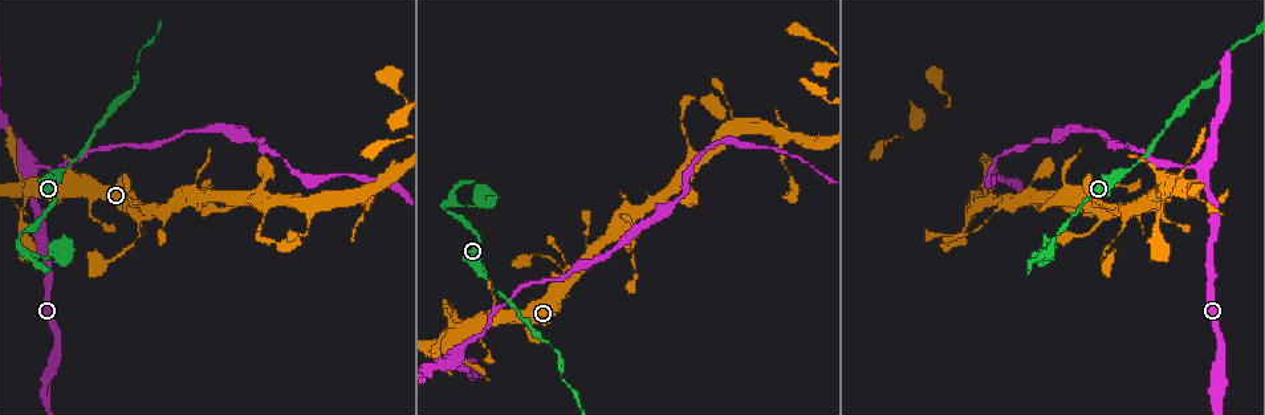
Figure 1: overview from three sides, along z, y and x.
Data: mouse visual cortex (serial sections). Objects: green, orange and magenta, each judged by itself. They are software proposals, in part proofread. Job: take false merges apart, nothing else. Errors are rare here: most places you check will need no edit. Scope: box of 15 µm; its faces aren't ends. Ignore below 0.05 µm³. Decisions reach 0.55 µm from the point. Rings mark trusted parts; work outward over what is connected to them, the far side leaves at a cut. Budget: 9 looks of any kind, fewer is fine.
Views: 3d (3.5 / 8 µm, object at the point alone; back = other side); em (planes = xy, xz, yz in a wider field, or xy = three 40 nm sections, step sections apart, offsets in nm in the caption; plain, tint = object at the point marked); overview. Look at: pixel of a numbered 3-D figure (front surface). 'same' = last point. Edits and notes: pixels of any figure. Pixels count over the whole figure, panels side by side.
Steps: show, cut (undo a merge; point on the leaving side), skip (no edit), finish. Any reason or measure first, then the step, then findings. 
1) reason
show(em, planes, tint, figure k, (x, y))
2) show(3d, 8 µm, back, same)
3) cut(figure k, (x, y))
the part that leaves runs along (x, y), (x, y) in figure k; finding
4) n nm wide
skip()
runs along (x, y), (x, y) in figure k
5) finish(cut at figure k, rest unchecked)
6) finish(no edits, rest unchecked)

sudden change in width
show(3d, 8 µm, figure 1, (1125, 218))

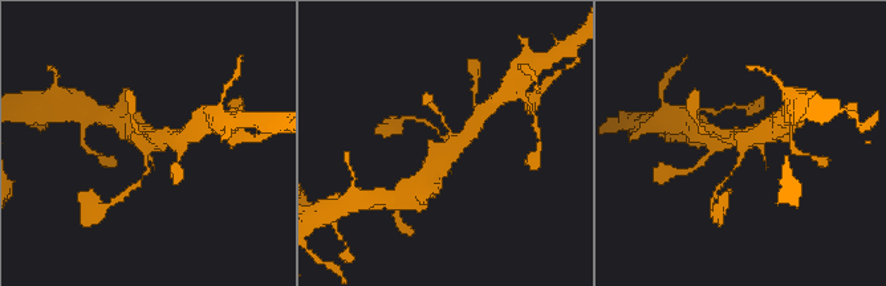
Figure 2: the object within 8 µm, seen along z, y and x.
show(3d, 3.5 µm, back, figure 2, (443, 152))

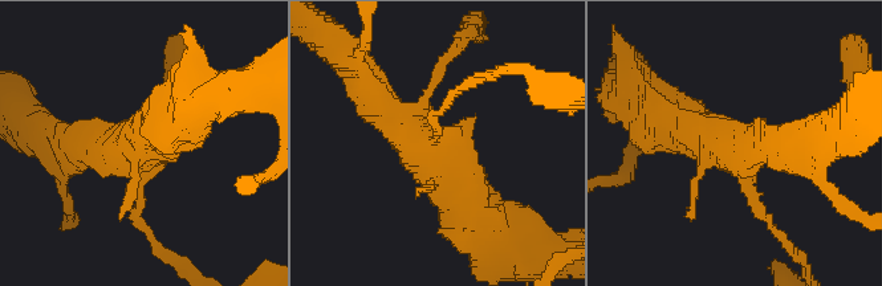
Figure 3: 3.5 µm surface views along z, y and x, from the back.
now the EM
show(em, xy, step 2, tint, figure 3, (433, 143))

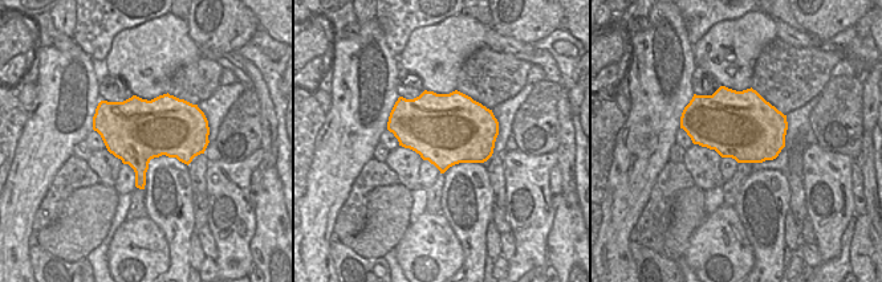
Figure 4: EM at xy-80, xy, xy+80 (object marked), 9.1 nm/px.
650 nm wide
skip()
runs along (475, 219), (467, 188), (365, 86) in figure 3; continuous, no second cell

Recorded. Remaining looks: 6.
a narrow waist
show(3d, 3.5 µm, figure 1, (127, 89))

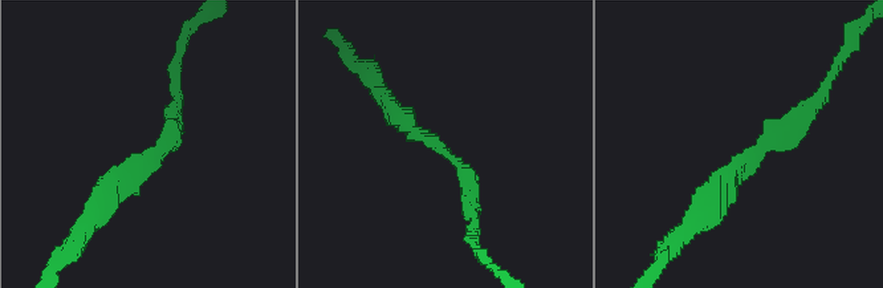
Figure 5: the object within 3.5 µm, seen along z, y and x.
arms of 200, 300 nm; now the EM
show(em, xy, step 3, tint, figure 5, (749, 156))

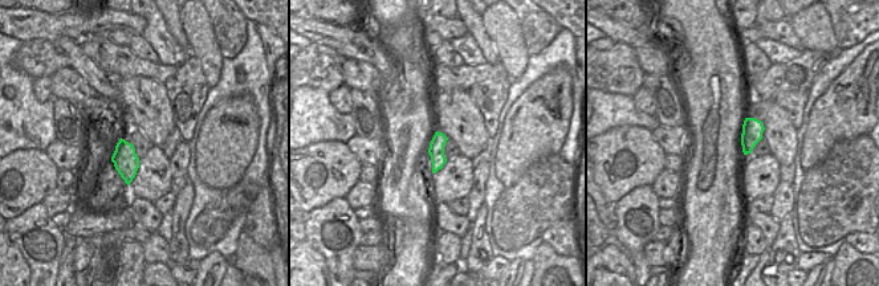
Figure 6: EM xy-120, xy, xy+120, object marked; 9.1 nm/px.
skip()
runs along (706, 211), (751, 154), (814, 109) in figure 5; one cell here

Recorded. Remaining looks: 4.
four-way junction
show(em, xy, step 2, tint, figure 1, (1082, 195))

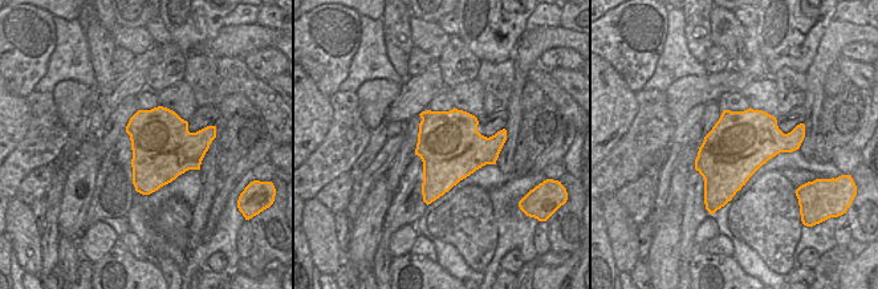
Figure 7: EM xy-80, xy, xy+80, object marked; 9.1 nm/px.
show(3d, 3.5 µm, back, same)

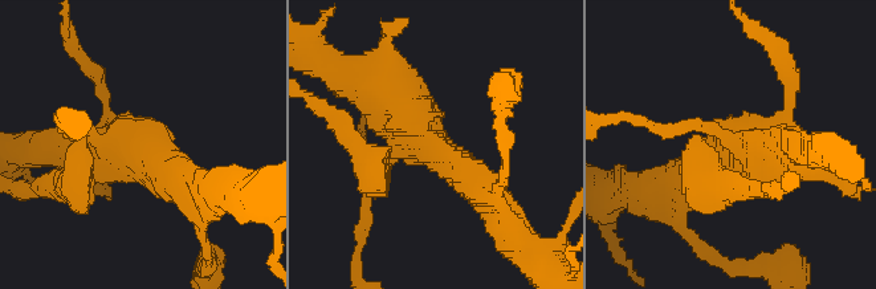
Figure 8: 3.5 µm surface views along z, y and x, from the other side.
skip()
runs along (484, 188), (365, 82) in figure 8; all the same cell

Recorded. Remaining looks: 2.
calibre changes
show(3d, 3.5 µm, figure 1, (688, 144))

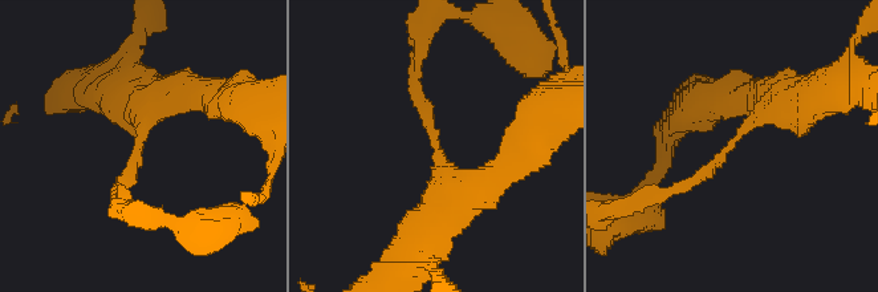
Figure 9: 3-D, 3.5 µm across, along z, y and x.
arms of 150, 400 nm; shape alone is not enough
show(em, xy, step 5, tint, figure 9, (139, 141))

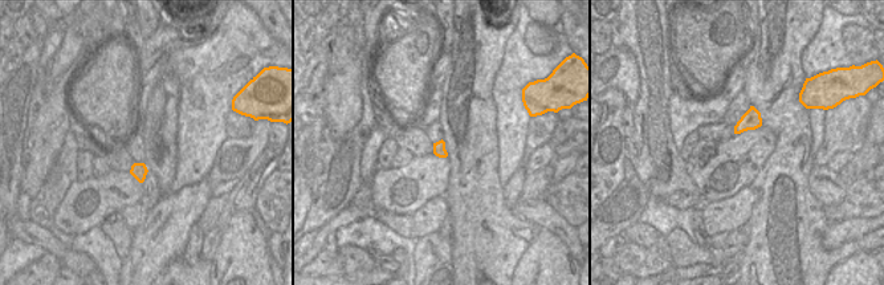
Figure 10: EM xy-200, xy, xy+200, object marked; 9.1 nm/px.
skip()
runs along (799, 102), (755, 118), (698, 179), (667, 191) in figure 9; continuous, no second cell

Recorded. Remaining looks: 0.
finish(no edits, rest unchecked)

